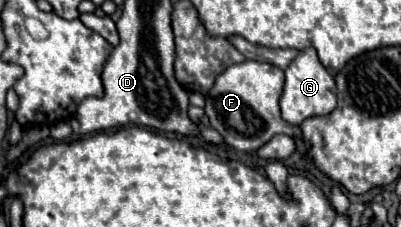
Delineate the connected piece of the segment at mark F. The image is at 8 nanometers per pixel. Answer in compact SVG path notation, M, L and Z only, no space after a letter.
M244 60L228 66L206 96L206 116L210 126L220 132L224 142L242 152L254 152L276 134L288 134L304 141L299 126L292 126L280 116L280 92L284 86L284 72L268 62Z

